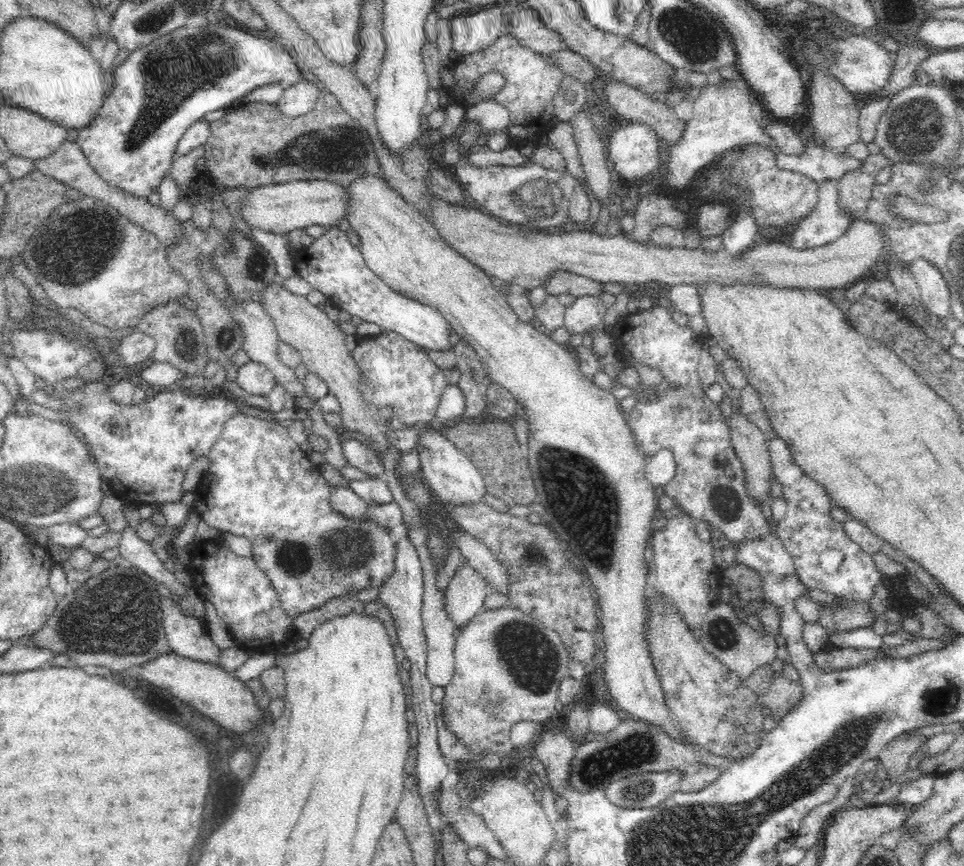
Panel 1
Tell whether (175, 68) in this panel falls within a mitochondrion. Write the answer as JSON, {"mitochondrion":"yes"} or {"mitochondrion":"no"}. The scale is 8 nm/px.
{"mitochondrion":"yes"}

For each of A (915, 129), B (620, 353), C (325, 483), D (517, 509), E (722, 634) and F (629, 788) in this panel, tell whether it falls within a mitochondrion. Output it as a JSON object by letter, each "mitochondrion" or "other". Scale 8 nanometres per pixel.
{"A":"mitochondrion","B":"other","C":"other","D":"other","E":"mitochondrion","F":"mitochondrion"}

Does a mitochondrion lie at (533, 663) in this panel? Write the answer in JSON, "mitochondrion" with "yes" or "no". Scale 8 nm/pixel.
{"mitochondrion":"yes"}

